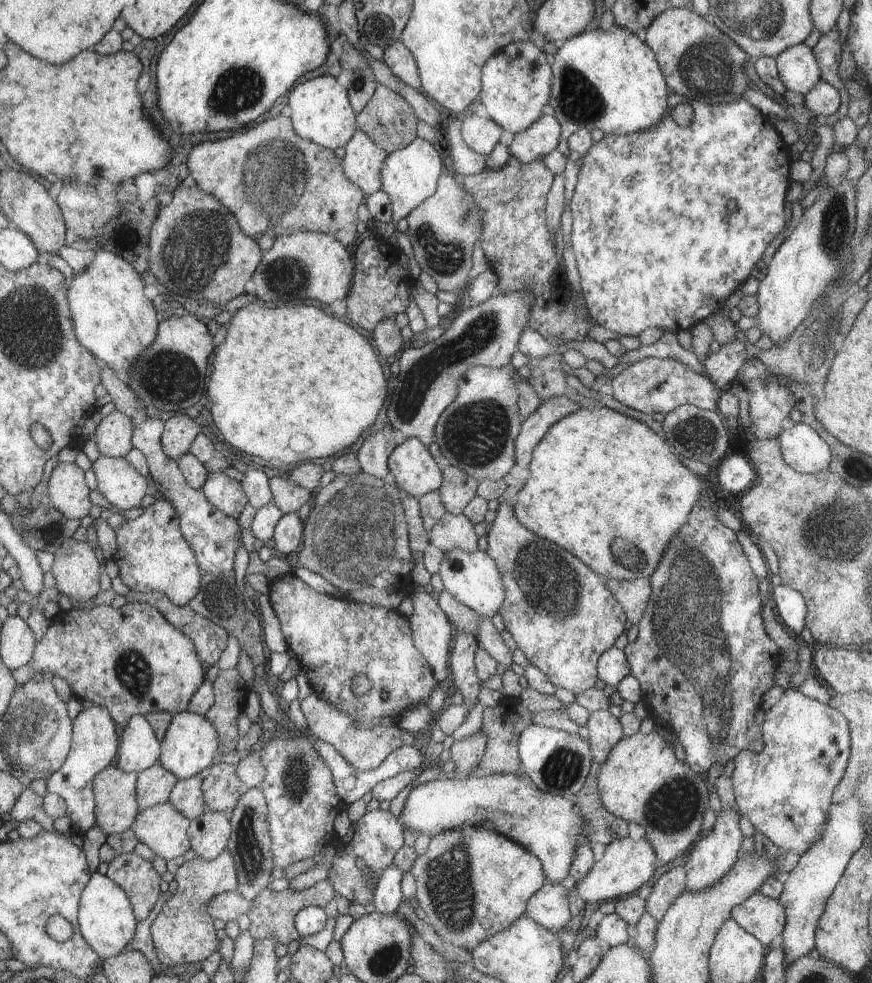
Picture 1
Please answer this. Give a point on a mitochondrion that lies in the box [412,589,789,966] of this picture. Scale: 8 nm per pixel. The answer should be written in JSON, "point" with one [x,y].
{"point":[447,877]}

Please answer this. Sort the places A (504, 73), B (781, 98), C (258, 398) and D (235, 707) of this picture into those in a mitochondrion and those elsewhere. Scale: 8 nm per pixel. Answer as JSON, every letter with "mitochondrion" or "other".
{"A":"other","B":"other","C":"other","D":"other"}

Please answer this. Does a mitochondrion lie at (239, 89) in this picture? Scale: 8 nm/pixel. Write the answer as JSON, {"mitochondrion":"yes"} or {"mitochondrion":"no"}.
{"mitochondrion":"yes"}

